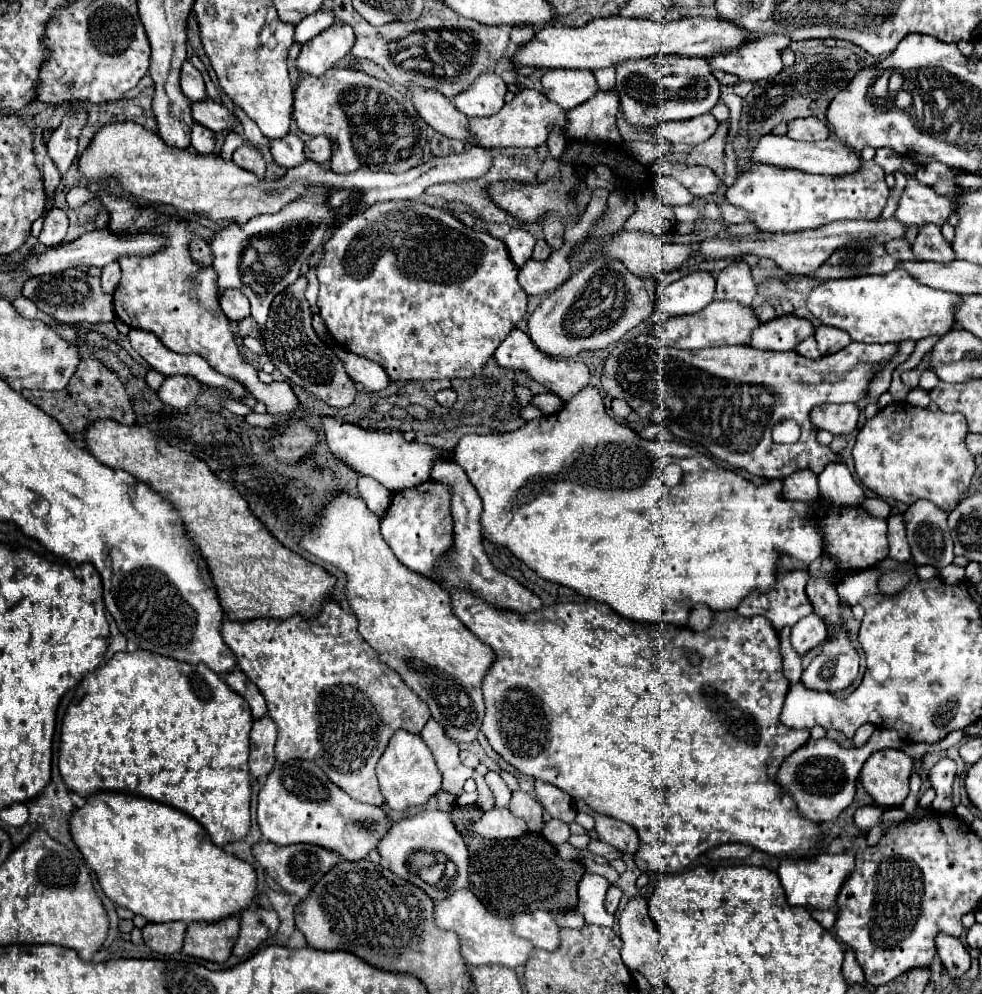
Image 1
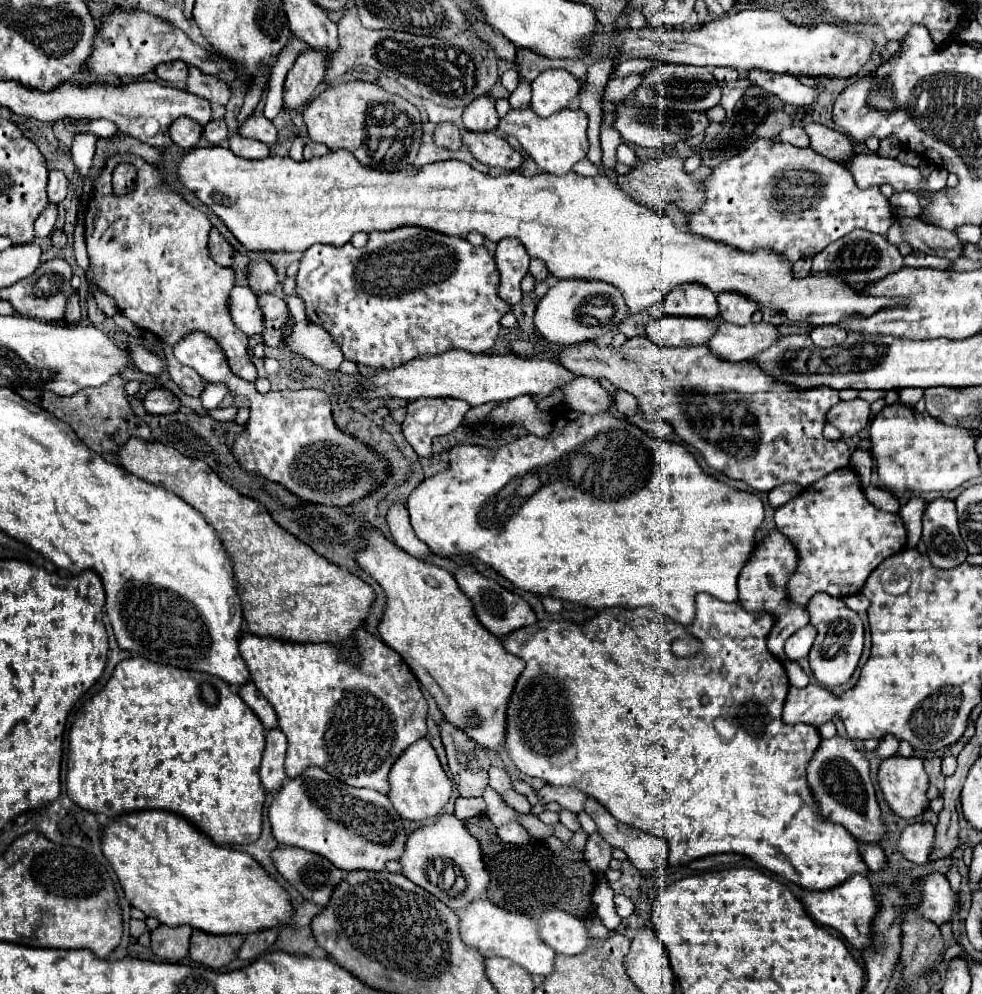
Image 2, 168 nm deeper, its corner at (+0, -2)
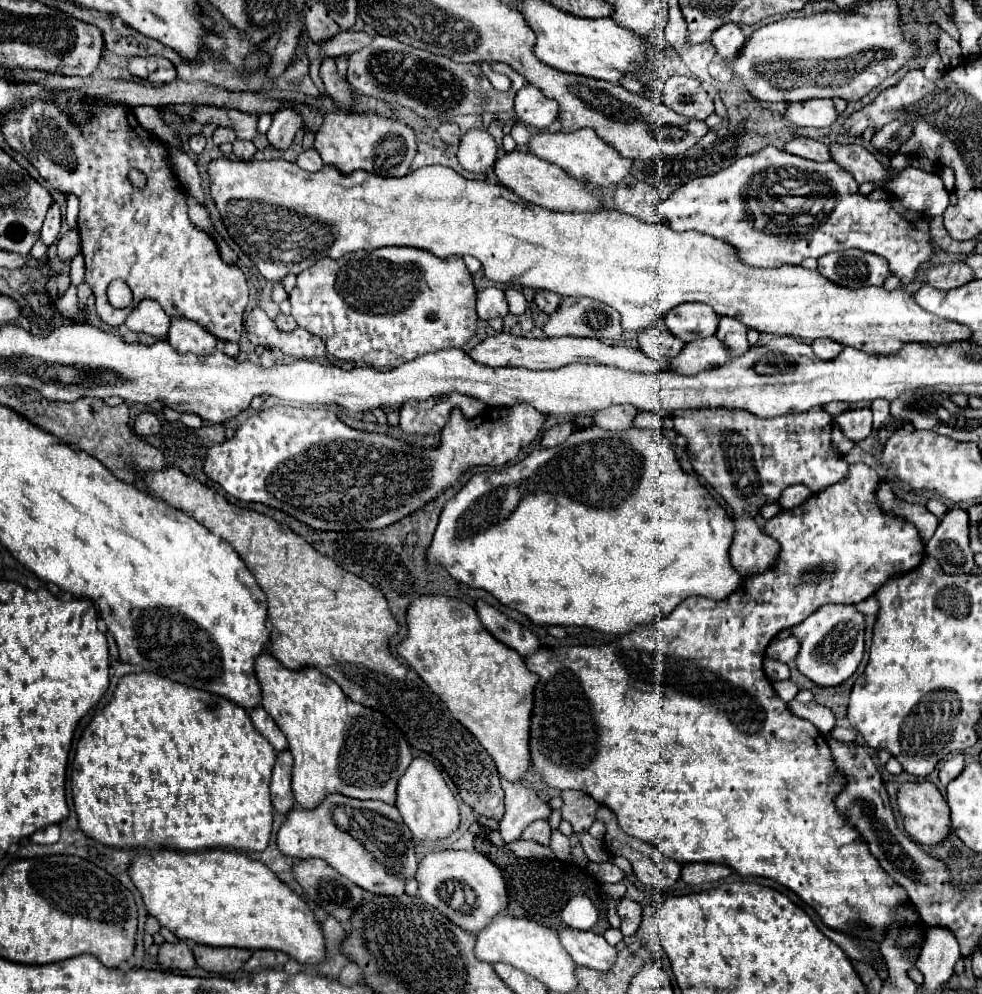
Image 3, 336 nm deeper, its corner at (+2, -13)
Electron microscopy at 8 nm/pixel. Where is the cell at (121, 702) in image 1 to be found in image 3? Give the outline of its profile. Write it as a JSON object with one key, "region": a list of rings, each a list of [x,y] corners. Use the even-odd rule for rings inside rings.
{"region":[[[140,672],[140,674],[126,674],[120,678],[116,692],[110,700],[110,704],[92,718],[88,728],[84,730],[72,764],[72,796],[74,796],[74,808],[78,814],[80,830],[110,848],[164,848],[166,850],[208,850],[208,848],[232,848],[232,850],[254,850],[260,852],[270,844],[272,836],[272,800],[270,800],[270,778],[272,768],[276,762],[276,750],[258,734],[254,728],[250,714],[242,710],[240,706],[234,706],[234,702],[208,694],[204,690],[196,690],[178,682],[172,682],[164,676],[152,674],[152,672]]]}

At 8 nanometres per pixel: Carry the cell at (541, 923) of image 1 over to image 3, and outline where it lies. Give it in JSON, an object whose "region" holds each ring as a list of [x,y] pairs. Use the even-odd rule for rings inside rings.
{"region":[[[564,928],[558,934],[562,946],[578,966],[588,966],[600,972],[608,972],[614,966],[618,950],[616,946],[610,946],[604,936],[594,934],[592,930],[574,928]]]}

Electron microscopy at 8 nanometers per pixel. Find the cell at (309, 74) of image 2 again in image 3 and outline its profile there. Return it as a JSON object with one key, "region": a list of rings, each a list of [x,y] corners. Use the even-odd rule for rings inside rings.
{"region":[[[278,110],[274,114],[272,126],[268,130],[268,142],[270,146],[278,148],[278,150],[288,150],[294,142],[294,134],[302,128],[302,118],[298,118],[298,114],[294,114],[292,110]]]}

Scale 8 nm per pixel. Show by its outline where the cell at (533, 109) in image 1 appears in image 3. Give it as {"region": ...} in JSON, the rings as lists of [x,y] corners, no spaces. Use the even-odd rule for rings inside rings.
{"region":[[[586,128],[576,130],[576,132],[568,132],[568,134],[566,132],[532,134],[528,150],[534,156],[540,156],[542,160],[550,160],[552,164],[560,166],[570,176],[592,182],[598,188],[618,184],[624,176],[630,174],[632,164],[634,164],[634,160],[622,158],[614,148],[606,146],[606,142],[602,142],[602,138],[598,138],[598,134],[594,134],[594,130],[586,130]]]}

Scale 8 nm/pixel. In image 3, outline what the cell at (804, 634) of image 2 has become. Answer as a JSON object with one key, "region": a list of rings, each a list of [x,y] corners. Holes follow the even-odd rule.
{"region":[[[794,636],[790,638],[774,638],[770,646],[766,648],[766,656],[780,662],[792,662],[798,654],[798,640]]]}

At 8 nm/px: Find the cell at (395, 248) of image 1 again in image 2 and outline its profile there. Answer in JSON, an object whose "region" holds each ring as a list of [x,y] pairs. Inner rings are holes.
{"region":[[[396,227],[390,231],[372,231],[368,233],[368,243],[362,249],[356,249],[352,243],[346,243],[342,247],[336,245],[312,245],[308,251],[304,251],[300,259],[300,271],[296,277],[298,283],[298,295],[306,301],[306,311],[308,319],[320,327],[324,327],[332,339],[340,345],[344,357],[348,361],[354,361],[358,365],[372,367],[376,371],[382,369],[396,369],[400,365],[406,365],[408,361],[416,357],[426,357],[426,355],[440,355],[446,353],[448,349],[462,349],[474,355],[484,355],[490,353],[498,335],[500,335],[500,319],[510,311],[510,305],[498,295],[500,287],[500,273],[496,269],[494,257],[488,253],[484,245],[476,247],[464,237],[450,237],[432,229],[422,229],[422,227]]]}

